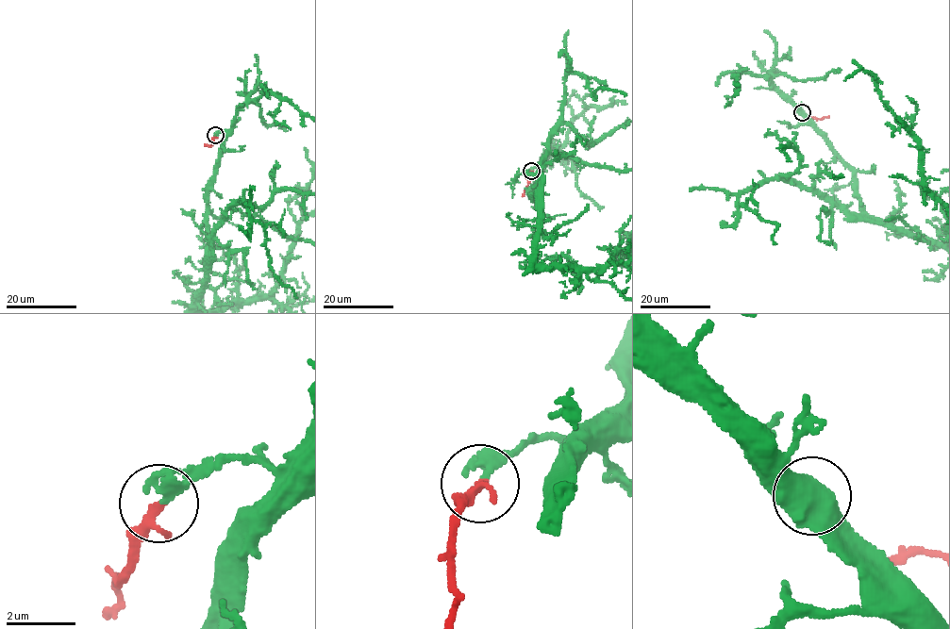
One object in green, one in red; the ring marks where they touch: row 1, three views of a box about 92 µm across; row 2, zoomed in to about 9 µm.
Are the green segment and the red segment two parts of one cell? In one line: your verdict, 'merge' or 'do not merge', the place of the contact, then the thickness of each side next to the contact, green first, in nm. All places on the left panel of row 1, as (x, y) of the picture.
merge; at (215, 135); 200 nm thick on the green side, 180 nm on the other

